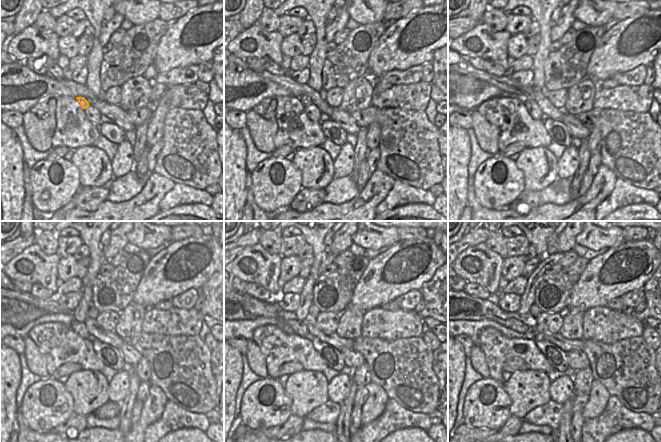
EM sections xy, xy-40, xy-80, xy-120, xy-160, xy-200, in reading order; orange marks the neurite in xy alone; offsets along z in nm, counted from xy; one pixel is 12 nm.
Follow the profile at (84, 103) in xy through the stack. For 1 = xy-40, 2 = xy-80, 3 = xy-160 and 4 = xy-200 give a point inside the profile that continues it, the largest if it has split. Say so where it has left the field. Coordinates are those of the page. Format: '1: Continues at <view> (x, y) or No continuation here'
1: Continues at xy-40 (306, 100)
2: Continues at xy-80 (527, 91)
3: Continues at xy-160 (306, 296)
4: Continues at xy-200 (527, 298).

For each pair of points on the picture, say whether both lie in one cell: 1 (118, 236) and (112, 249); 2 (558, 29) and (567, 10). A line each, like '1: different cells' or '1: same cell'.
1: same cell
2: same cell

